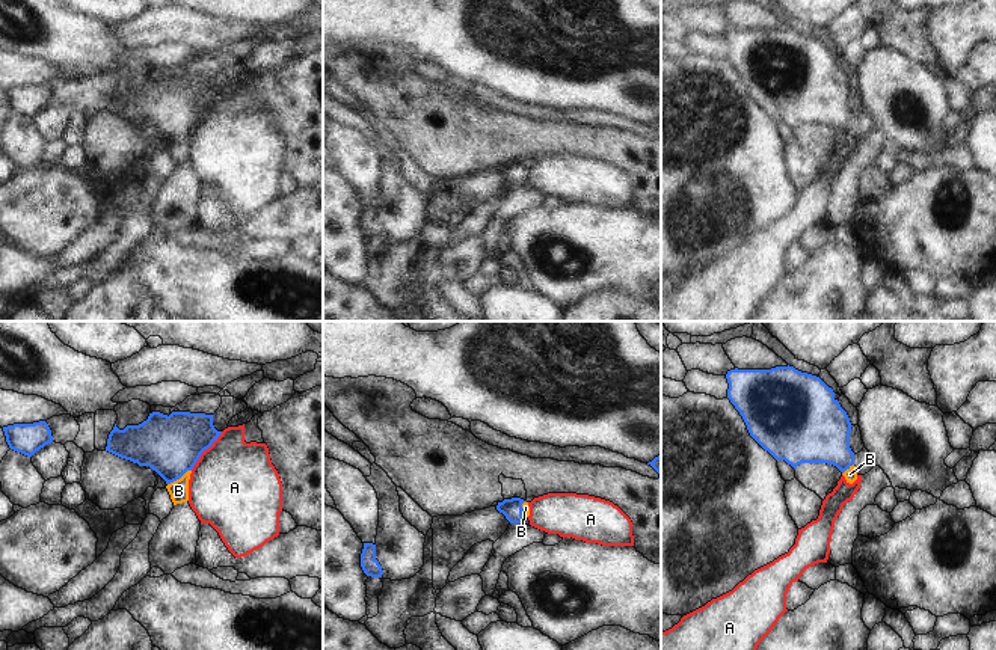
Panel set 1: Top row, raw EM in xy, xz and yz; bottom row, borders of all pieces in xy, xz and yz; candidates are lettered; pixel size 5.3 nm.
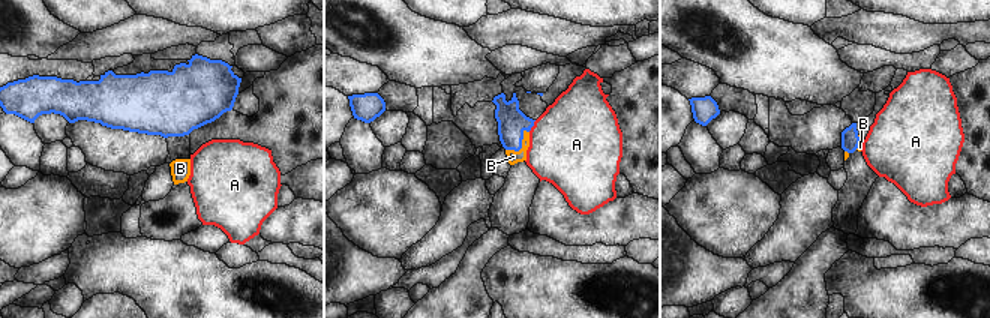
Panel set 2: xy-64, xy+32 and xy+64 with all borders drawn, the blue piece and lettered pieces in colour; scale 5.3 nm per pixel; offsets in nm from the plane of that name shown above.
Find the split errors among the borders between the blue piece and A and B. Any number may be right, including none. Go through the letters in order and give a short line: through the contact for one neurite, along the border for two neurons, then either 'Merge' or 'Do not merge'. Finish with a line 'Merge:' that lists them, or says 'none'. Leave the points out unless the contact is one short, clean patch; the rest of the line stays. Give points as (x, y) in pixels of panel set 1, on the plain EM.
A: Line: xy (222, 94), (190, 131). Do not merge
B: Line: xy (171, 107), (178, 141), (178, 153). Merge
Merge: B

